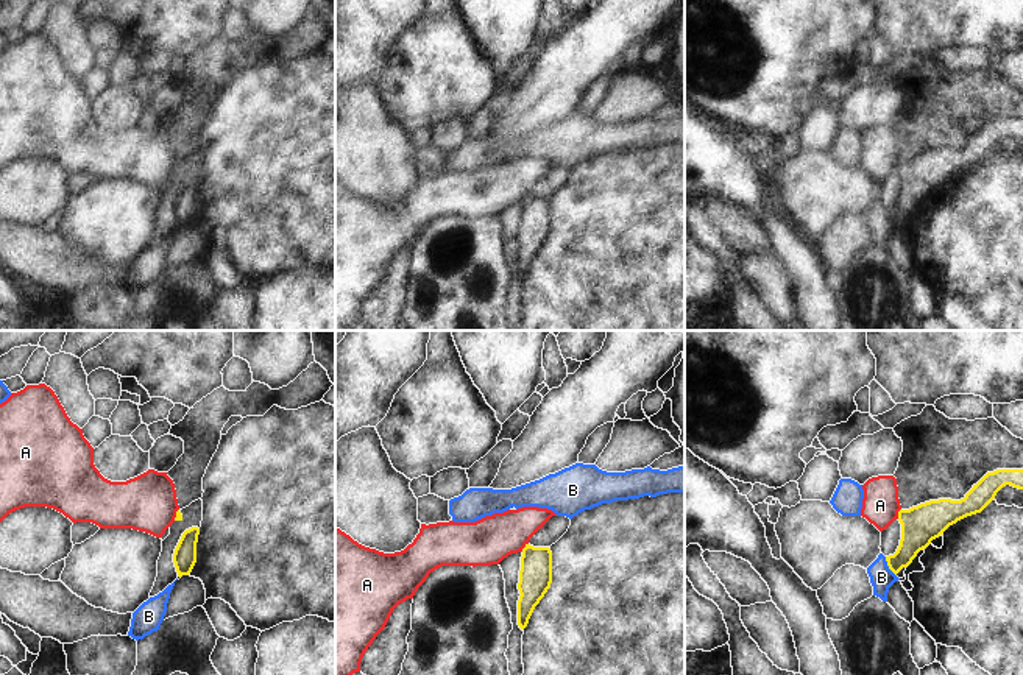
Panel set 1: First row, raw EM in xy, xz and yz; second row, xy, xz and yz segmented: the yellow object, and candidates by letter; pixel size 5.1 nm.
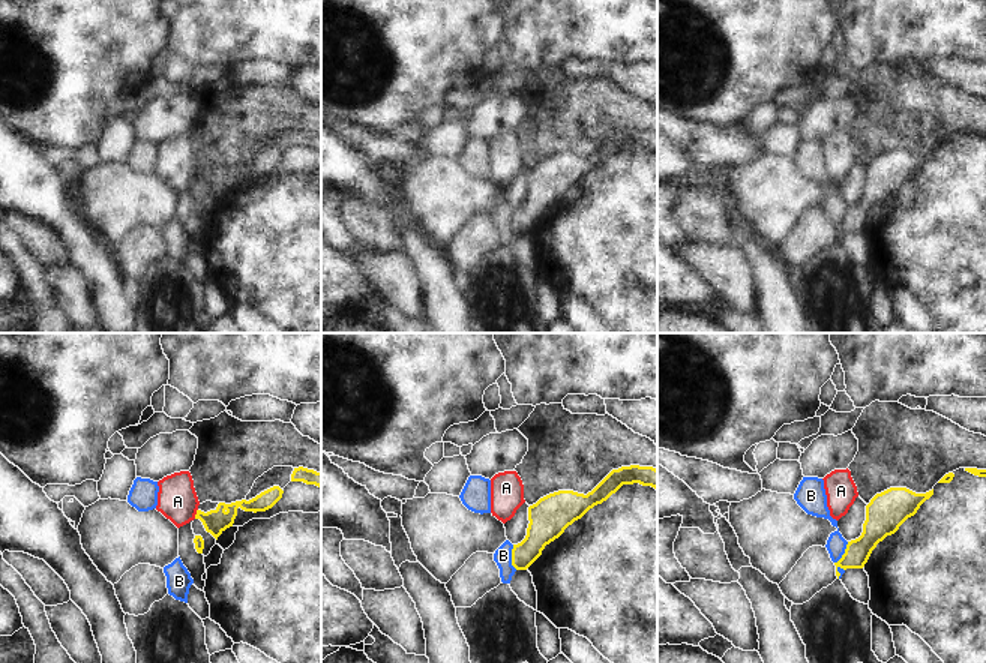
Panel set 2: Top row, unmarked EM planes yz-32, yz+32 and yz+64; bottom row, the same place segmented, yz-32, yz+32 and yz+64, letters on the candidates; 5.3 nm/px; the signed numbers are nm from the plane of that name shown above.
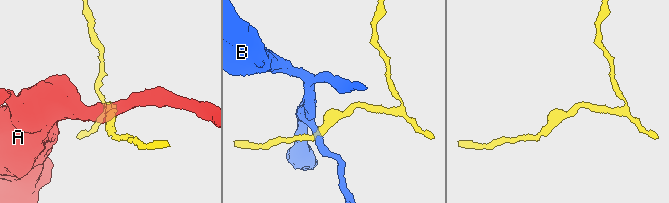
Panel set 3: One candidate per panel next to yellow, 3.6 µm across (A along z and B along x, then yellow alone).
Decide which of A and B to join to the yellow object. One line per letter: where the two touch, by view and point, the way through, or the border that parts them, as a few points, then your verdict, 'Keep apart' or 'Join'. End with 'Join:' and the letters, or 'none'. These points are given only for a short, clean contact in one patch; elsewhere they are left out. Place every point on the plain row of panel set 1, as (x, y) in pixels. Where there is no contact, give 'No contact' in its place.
A: Touches yellow at xz (524, 198). Boundary: xz (527, 194), (521, 201). Keep apart
B: Touches yellow at yz (889, 217). Boundary: yz (884, 208), (895, 226). Keep apart
Join: none.

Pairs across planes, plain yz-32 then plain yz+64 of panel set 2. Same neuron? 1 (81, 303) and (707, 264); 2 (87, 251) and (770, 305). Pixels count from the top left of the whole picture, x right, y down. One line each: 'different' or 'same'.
1: same
2: same

